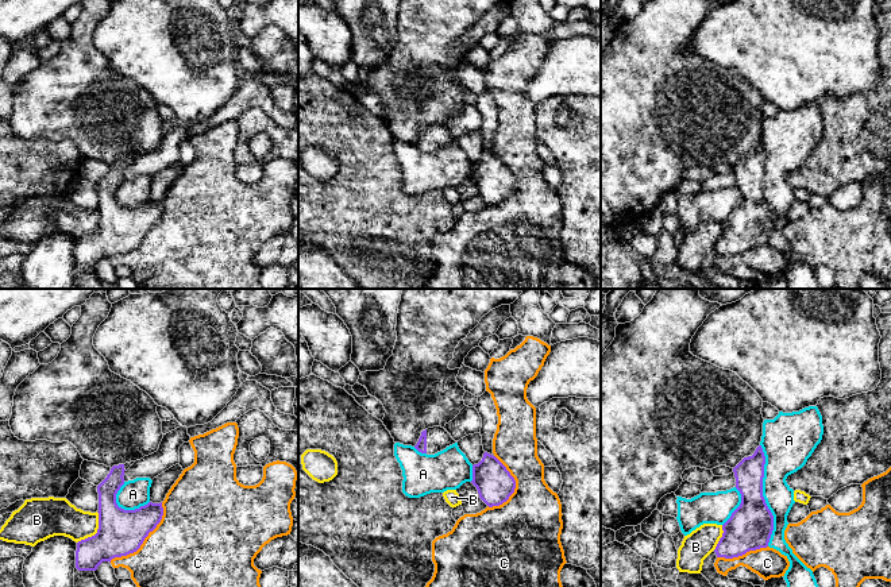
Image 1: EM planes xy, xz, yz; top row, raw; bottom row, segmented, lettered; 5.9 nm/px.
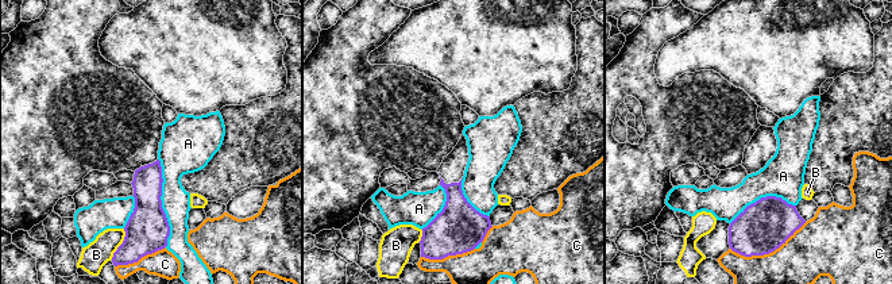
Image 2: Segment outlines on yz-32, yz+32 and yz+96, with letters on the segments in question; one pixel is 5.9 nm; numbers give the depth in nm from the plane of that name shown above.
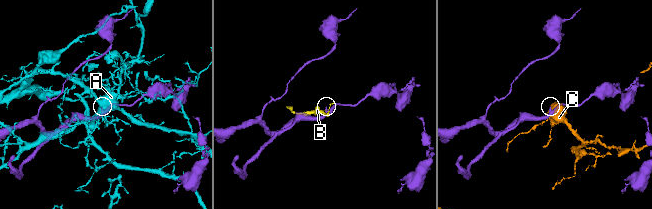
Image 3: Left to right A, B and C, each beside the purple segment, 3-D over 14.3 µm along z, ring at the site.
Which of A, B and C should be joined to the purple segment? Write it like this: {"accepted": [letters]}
{"accepted": []}

